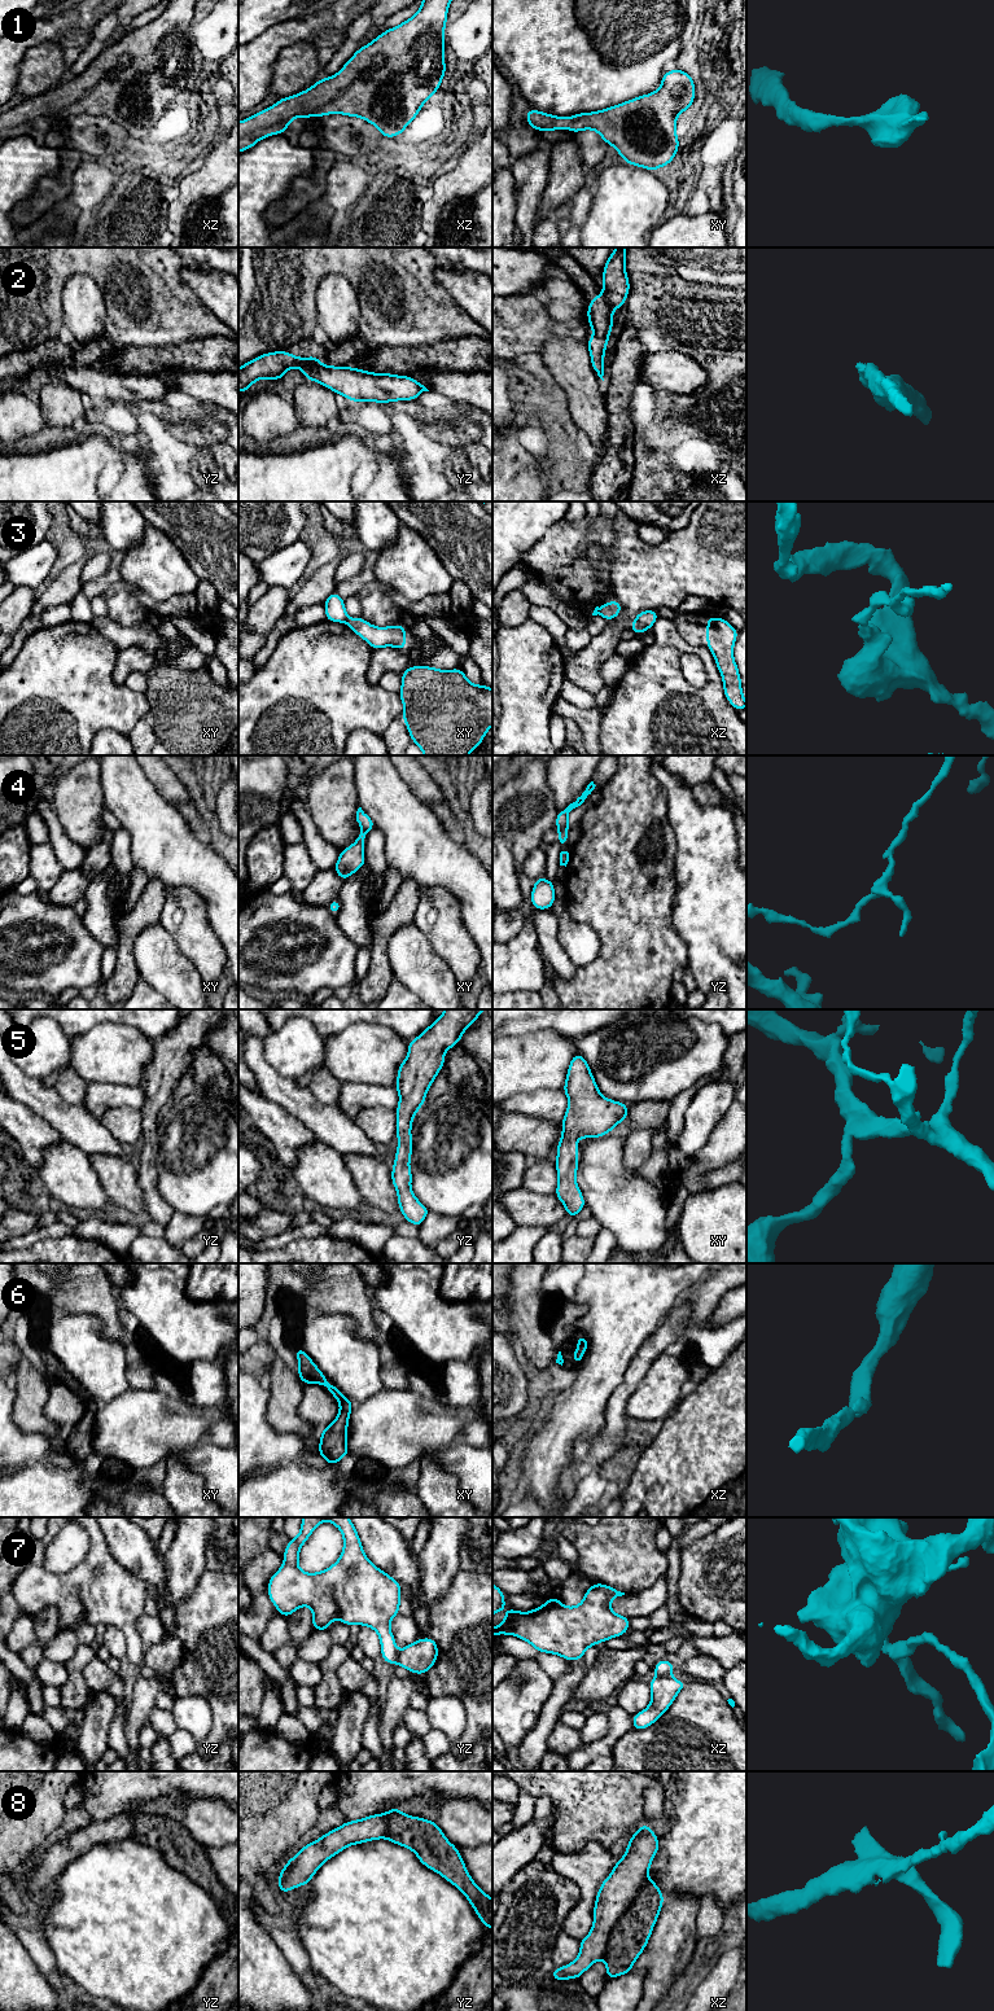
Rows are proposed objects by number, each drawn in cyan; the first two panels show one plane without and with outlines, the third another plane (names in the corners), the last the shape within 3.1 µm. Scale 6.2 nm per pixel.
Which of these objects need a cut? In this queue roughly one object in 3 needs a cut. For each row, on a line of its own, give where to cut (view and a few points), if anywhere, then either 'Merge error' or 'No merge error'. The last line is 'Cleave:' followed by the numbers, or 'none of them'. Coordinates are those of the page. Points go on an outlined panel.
1: No split. No merge error
2: Split along xz (603, 293), (613, 309). Merge error
3: Split along xy (347, 617), (344, 622). Merge error
4: Split along yz (566, 827), (560, 832). Merge error
5: No split. No merge error
6: No split. No merge error
7: Split along xz (657, 1676), (669, 1677). Merge error
8: Split along xz (646, 1876), (629, 1909), (614, 1924), (605, 1942), (603, 1958). Merge error
Cleave: 2, 3, 4, 7, 8

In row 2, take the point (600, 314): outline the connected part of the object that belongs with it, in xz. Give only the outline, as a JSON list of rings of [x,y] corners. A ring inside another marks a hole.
[[[603,293],[590,301],[587,308],[588,325],[592,328],[594,337],[587,339],[591,365],[597,376],[604,381],[604,355],[610,337],[613,323],[613,308],[609,298]]]

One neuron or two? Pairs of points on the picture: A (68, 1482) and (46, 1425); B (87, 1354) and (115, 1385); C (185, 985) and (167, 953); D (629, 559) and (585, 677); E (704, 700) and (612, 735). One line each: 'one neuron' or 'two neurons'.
A: two neurons
B: one neuron
C: one neuron
D: one neuron
E: one neuron

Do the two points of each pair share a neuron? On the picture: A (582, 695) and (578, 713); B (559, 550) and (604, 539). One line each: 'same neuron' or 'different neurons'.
A: different neurons
B: same neuron

